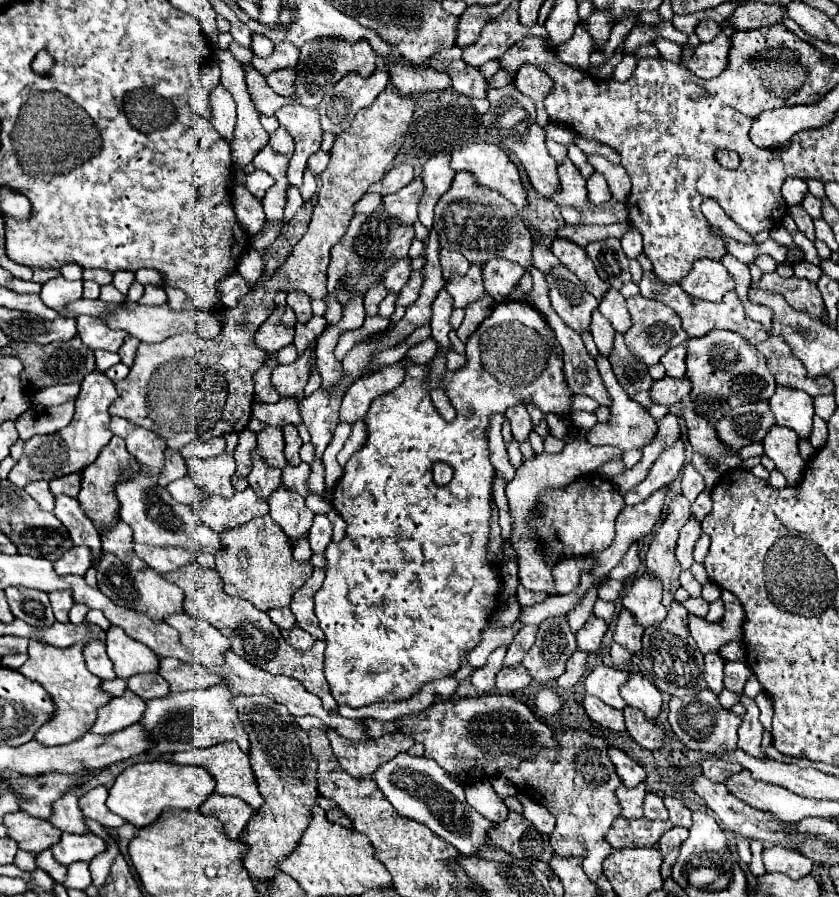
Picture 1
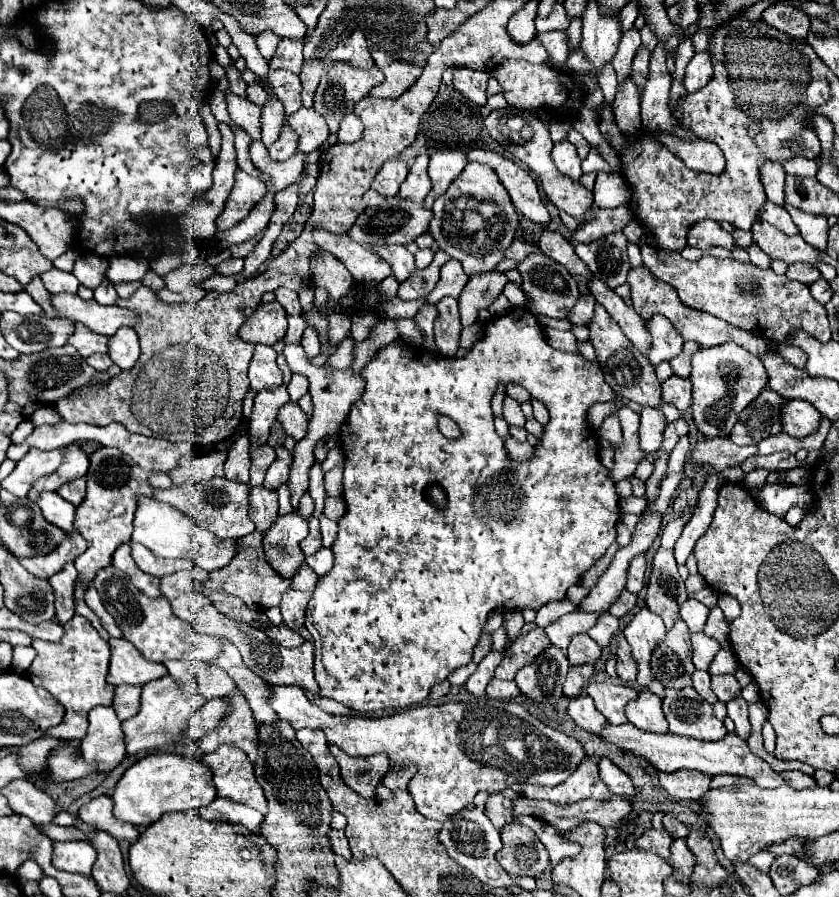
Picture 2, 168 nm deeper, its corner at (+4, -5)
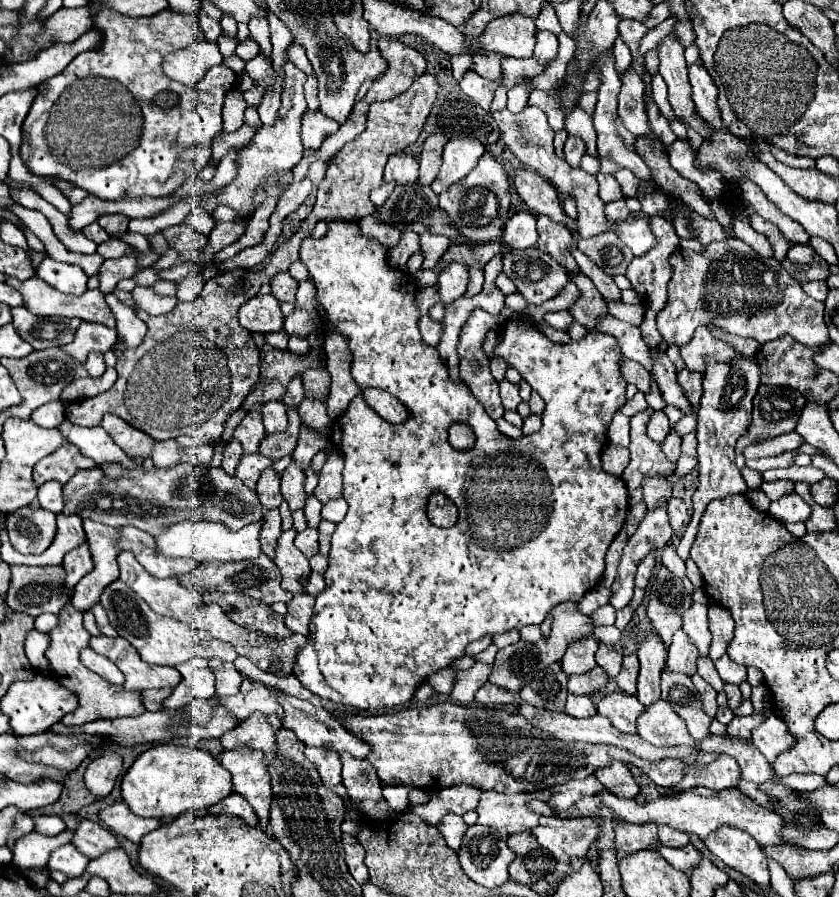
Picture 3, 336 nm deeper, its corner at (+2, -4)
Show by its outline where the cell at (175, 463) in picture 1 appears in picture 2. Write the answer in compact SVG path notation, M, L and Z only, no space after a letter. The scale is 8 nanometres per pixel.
M102 447L90 455L90 469L86 473L86 499L76 509L76 529L88 543L88 549L74 561L78 569L78 581L84 585L84 589L92 585L92 577L96 577L100 569L112 563L112 553L118 549L118 545L130 541L136 497L152 495L152 487L148 483L150 475L150 471L144 471L138 465L134 465L132 459L124 457L118 449Z

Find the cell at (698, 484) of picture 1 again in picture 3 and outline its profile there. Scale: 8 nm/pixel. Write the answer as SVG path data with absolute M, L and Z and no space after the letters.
M670 498L668 500L668 512L670 512L670 524L672 524L674 532L682 530L682 526L686 524L686 518L688 518L684 500L682 498Z

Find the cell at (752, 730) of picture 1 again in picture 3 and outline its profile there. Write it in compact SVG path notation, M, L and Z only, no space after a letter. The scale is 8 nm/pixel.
M724 684L724 690L726 690L726 694L728 694L728 706L730 706L732 710L738 710L740 704L742 704L742 694L740 694L738 686L734 686L734 684Z

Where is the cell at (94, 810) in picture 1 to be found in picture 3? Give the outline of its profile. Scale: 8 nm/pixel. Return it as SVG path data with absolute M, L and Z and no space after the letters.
M122 800L108 804L106 808L100 810L98 816L100 816L100 824L104 824L108 830L112 830L136 844L142 840L142 836L146 836L148 832L152 832L154 828L160 826L160 820L134 816Z

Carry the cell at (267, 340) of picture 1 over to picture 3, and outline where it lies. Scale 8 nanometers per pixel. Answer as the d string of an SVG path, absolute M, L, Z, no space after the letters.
M272 294L266 296L254 296L252 300L248 300L240 312L240 326L246 328L248 332L260 332L260 334L268 334L268 332L278 332L284 326L284 316L280 312L280 302L274 300Z

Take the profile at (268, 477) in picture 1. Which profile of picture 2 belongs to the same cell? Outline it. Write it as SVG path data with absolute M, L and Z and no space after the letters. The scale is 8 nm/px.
M266 487L250 489L250 519L256 525L256 531L262 535L272 527L278 517L278 495L276 491L268 491Z

